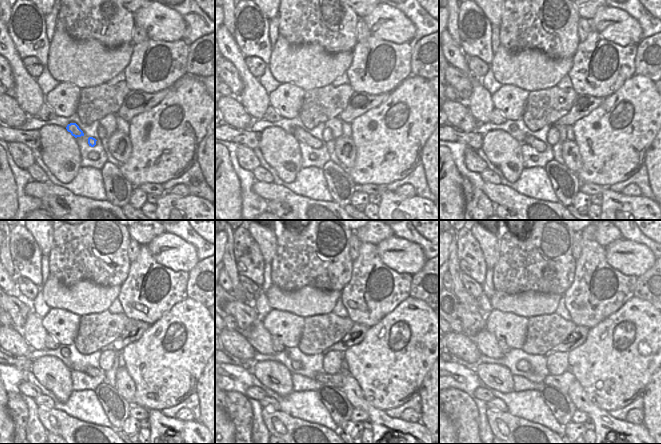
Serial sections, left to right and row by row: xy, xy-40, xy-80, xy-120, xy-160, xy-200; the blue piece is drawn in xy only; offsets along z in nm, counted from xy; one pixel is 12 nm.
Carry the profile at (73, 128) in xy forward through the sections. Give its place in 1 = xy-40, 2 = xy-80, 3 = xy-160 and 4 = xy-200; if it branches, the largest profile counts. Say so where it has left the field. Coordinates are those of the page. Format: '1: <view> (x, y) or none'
1: xy-40 (302, 136)
2: xy-80 (530, 140)
3: xy-160 (336, 380)
4: xy-200 (563, 381)

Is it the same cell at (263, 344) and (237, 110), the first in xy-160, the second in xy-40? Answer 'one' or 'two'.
two

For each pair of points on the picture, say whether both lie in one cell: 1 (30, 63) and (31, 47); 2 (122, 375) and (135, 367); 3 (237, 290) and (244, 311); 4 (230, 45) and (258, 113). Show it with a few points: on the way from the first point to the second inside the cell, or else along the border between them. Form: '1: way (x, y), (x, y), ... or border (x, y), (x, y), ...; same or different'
1: border (22, 58), (35, 57), (44, 66); different
2: border (124, 366), (134, 383), (134, 395); different
3: border (235, 299), (247, 302); different
4: way (239, 62), (251, 85), (253, 96); same

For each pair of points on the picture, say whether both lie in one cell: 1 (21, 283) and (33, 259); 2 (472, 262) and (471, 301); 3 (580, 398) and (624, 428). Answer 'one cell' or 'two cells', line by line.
1: two cells
2: two cells
3: one cell

